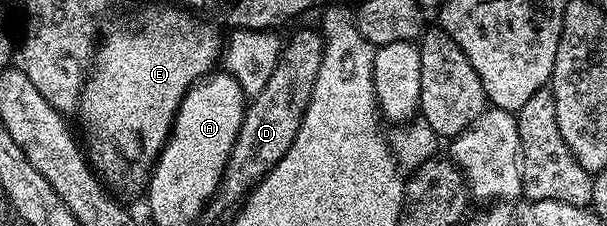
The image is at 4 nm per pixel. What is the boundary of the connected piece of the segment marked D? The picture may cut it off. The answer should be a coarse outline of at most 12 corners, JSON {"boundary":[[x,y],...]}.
{"boundary":[[296,31],[245,107],[218,200],[239,205],[297,136],[324,53]]}

